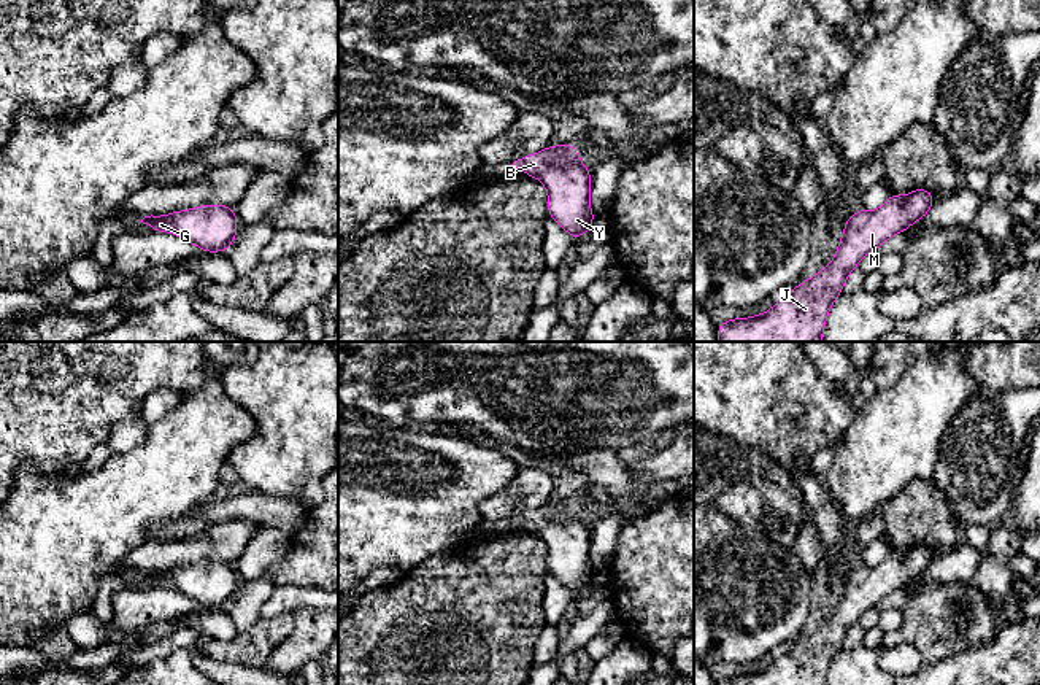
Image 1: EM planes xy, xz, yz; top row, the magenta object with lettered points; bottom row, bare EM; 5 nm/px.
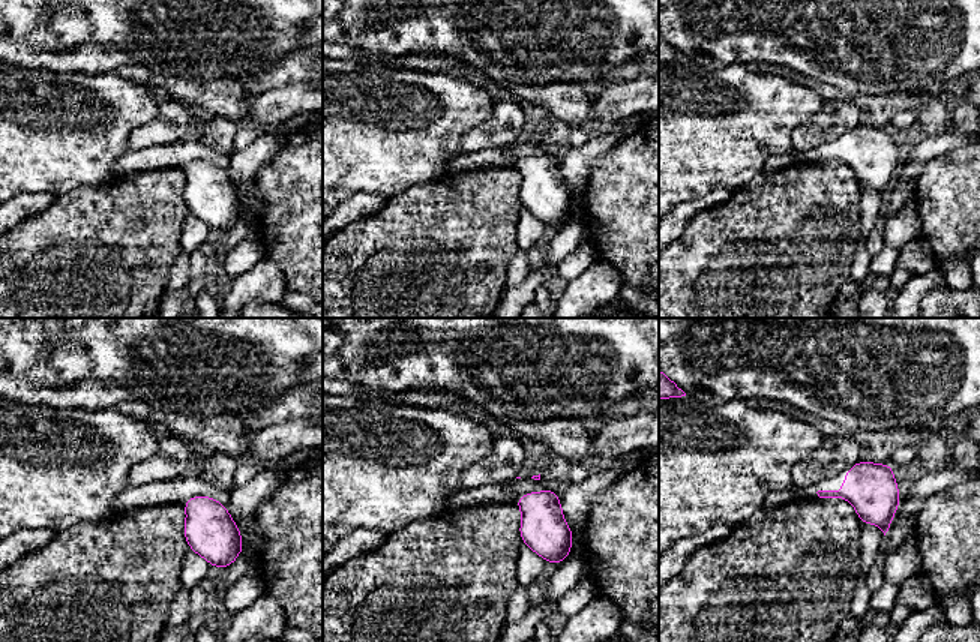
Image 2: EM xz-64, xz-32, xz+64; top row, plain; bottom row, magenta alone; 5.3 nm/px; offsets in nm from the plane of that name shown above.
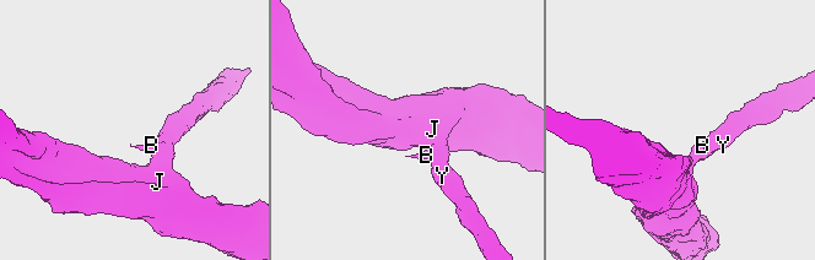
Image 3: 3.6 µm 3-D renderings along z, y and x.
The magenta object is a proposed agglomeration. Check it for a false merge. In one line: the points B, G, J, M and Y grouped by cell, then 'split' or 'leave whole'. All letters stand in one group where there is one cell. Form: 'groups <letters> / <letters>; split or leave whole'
groups B G J M Y; leave whole

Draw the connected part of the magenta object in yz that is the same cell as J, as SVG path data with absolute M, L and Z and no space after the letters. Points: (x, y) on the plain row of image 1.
M918 544L907 551L891 548L875 567L856 567L848 572L837 609L827 623L792 644L768 668L722 677L718 685L824 685L830 663L859 617L892 591L903 590L934 561L934 550Z

